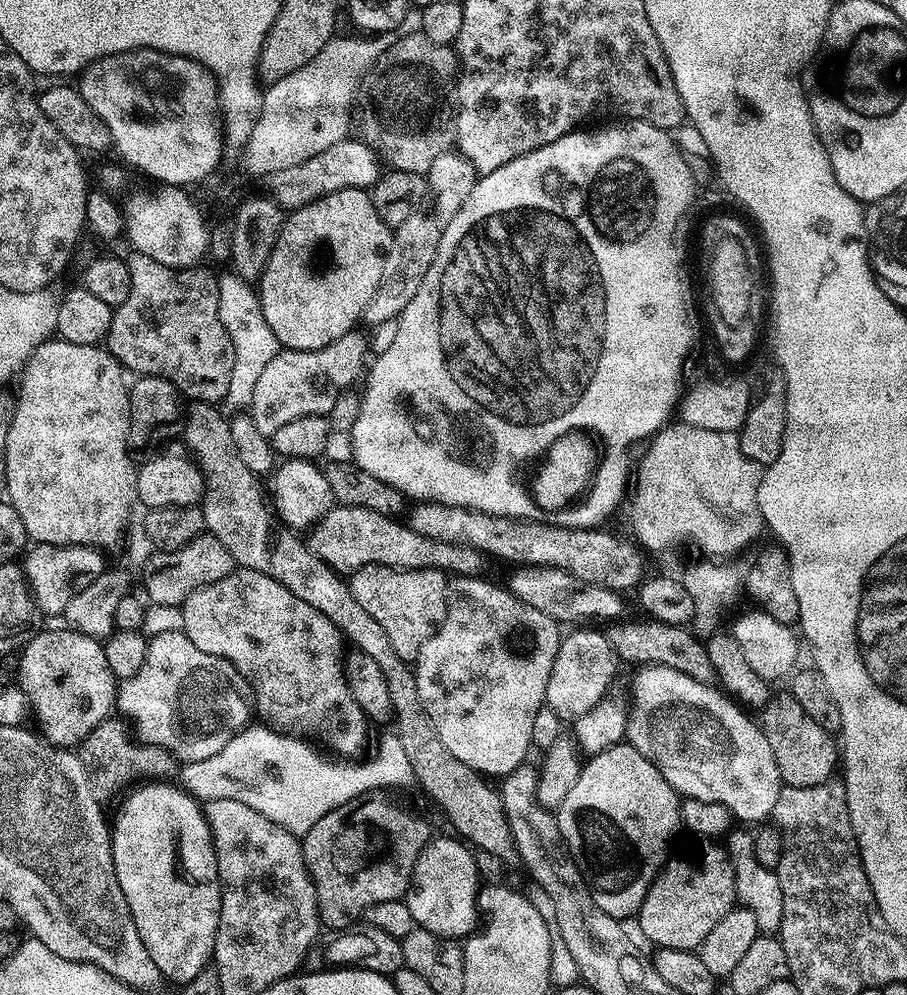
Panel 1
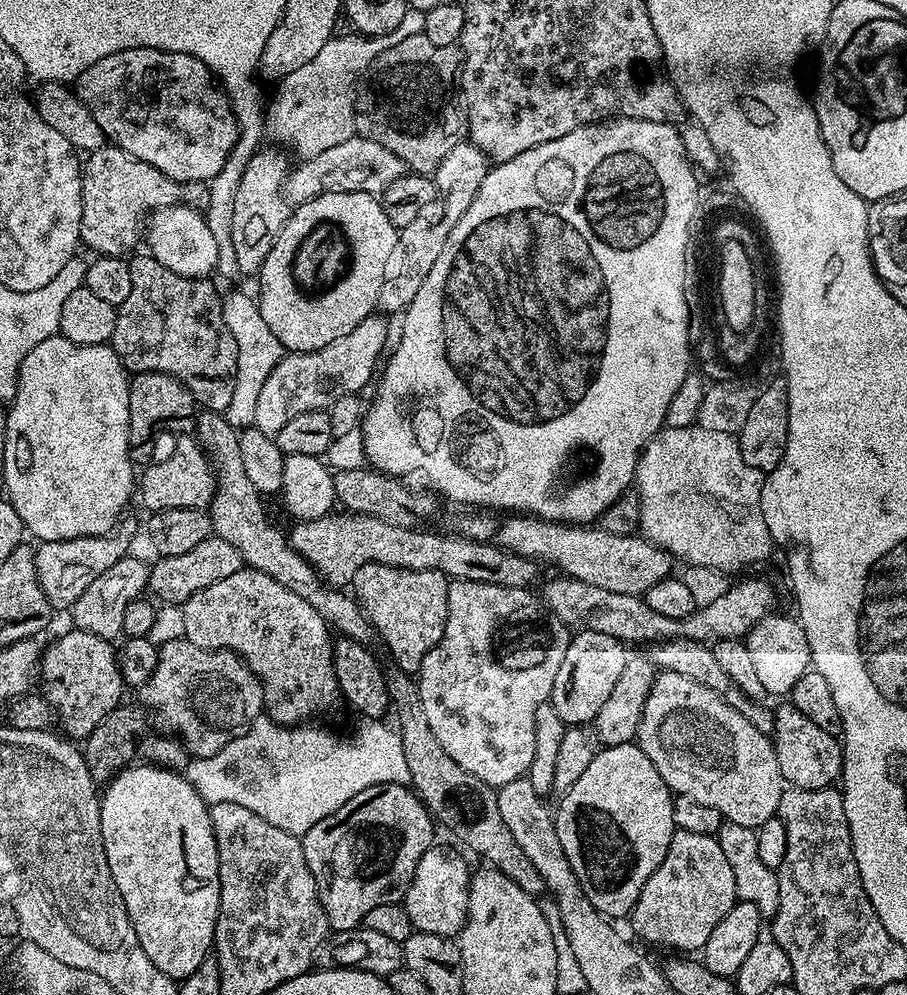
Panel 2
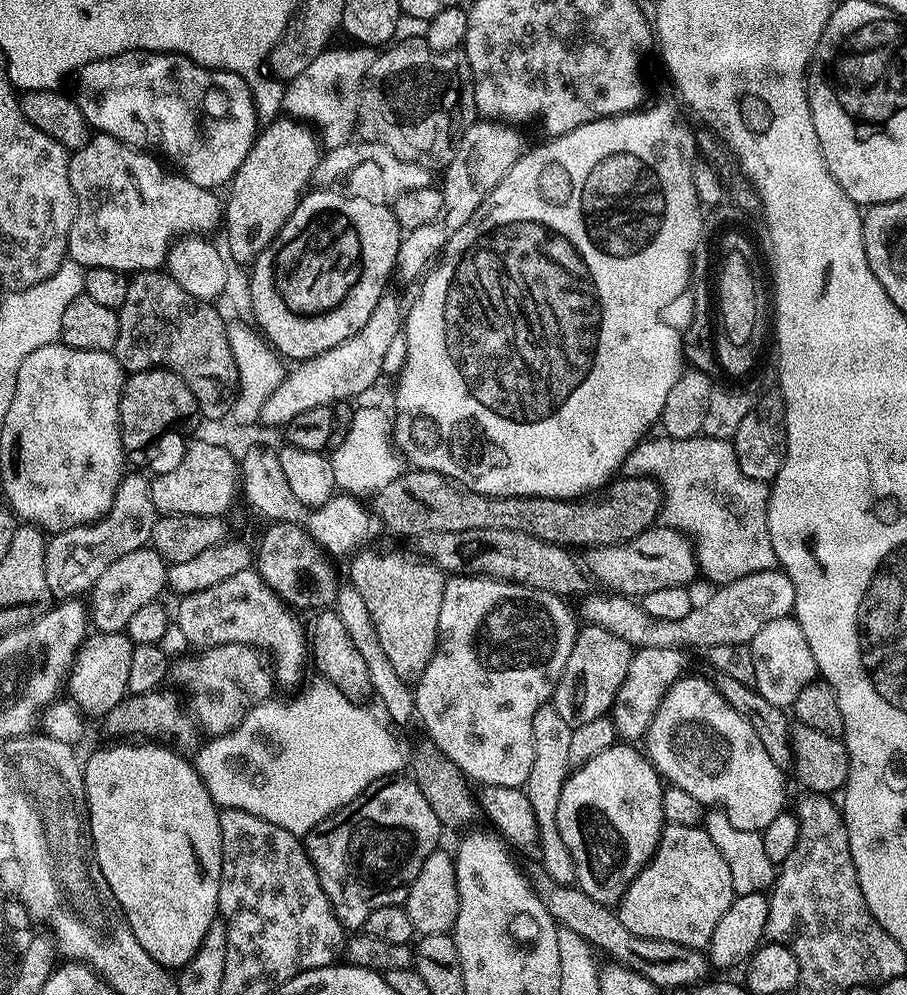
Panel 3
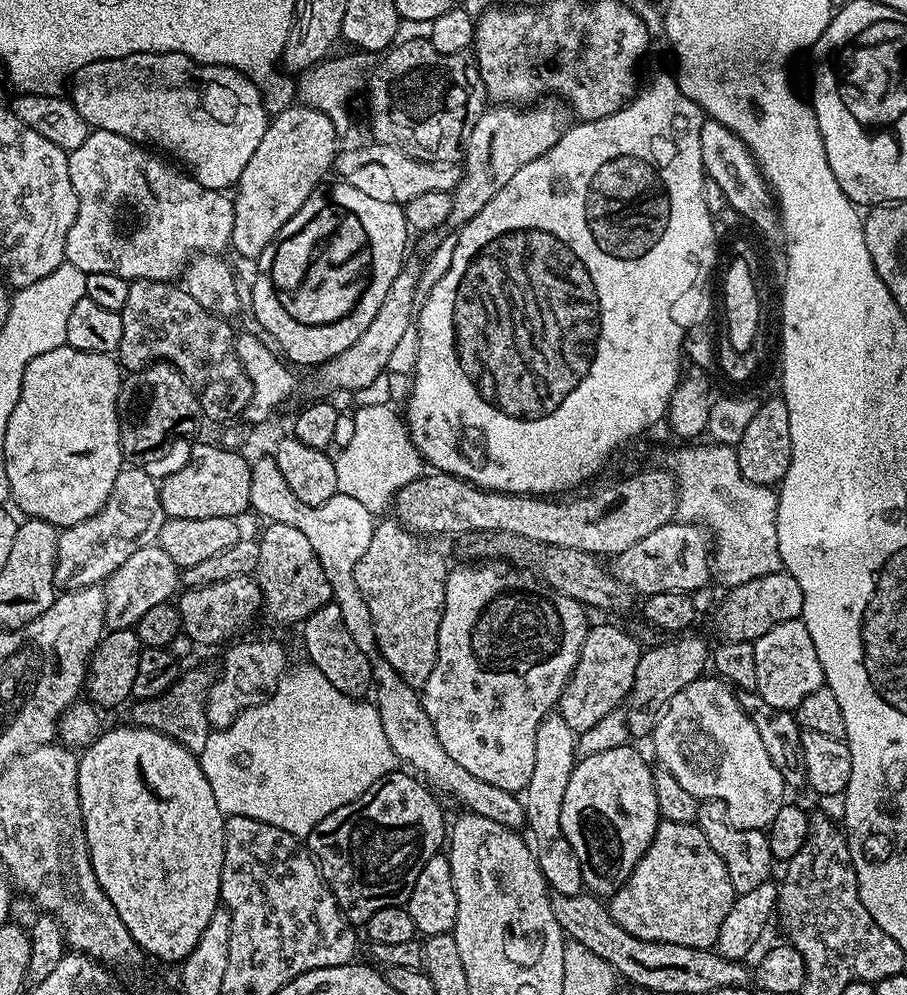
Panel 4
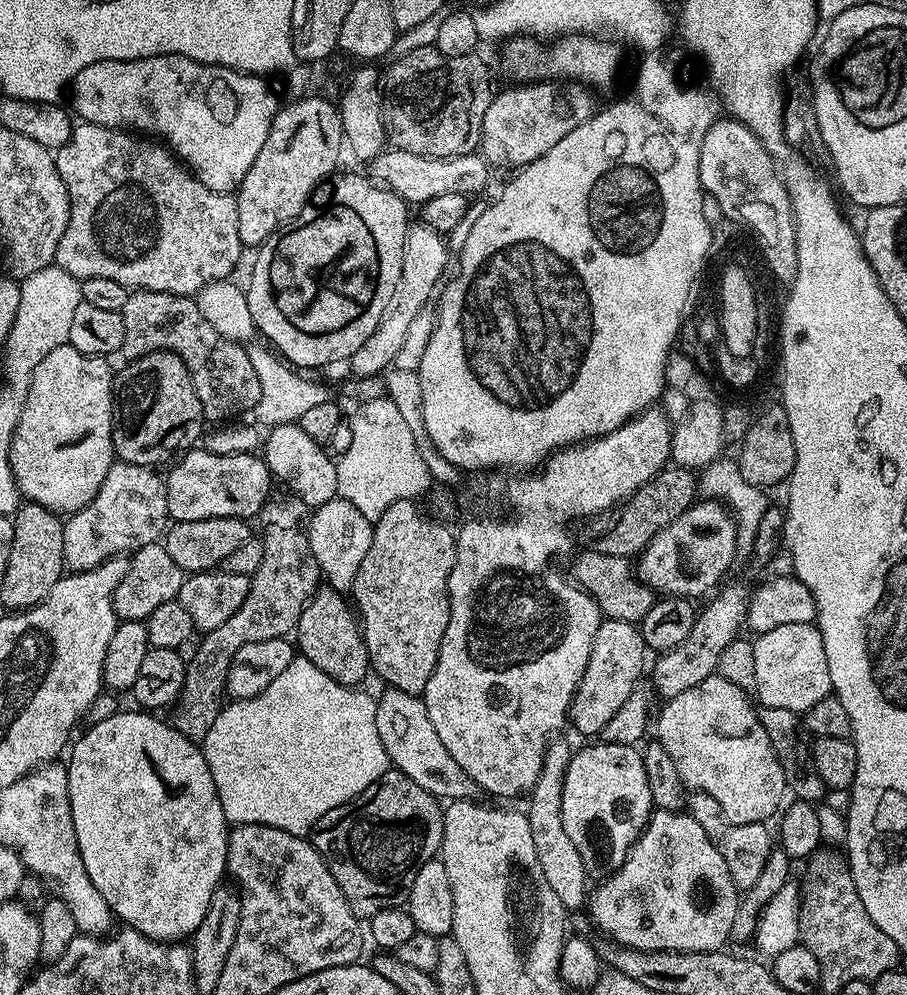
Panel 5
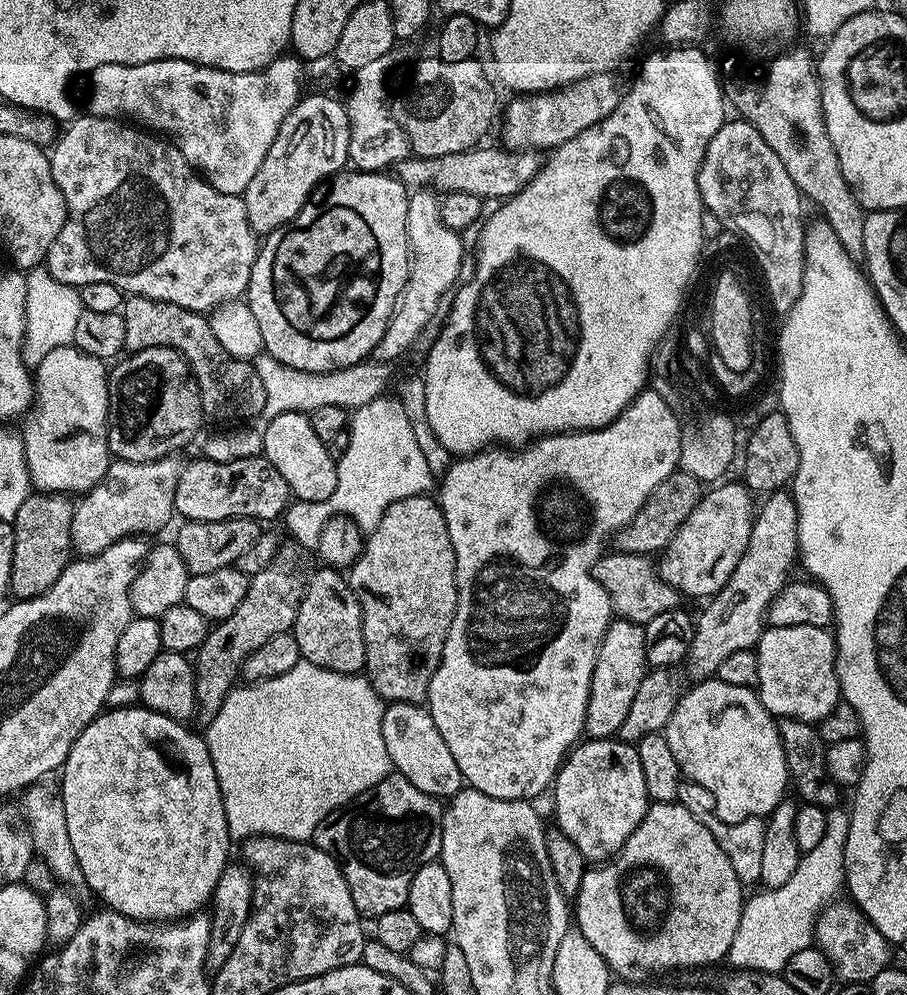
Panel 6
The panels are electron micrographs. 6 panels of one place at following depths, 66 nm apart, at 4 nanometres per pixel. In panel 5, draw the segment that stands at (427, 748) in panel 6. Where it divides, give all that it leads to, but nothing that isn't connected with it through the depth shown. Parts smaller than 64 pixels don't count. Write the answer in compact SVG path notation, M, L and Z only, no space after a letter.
M385 687L383 691L376 700L376 725L378 738L382 738L382 746L386 746L391 767L406 774L410 782L418 782L422 790L441 802L479 797L482 789L469 778L466 770L462 770L462 766L458 766L458 762L454 762L454 758L450 758L450 750L442 746L442 738L438 738L438 733L434 731L423 699L397 688Z

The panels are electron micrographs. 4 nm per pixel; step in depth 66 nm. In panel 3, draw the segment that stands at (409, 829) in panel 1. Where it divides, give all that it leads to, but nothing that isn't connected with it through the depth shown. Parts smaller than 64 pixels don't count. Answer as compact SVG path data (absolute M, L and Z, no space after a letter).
M408 774L385 776L374 781L362 790L362 794L358 794L358 798L354 798L354 802L342 806L333 816L308 832L308 857L318 874L318 882L322 882L322 890L326 890L333 914L345 929L363 929L366 918L370 918L374 910L382 910L382 906L403 905L407 901L410 886L414 878L418 878L418 870L422 870L422 862L426 862L426 858L441 847L440 832L442 825L438 814L430 810L426 794L422 794L415 779Z

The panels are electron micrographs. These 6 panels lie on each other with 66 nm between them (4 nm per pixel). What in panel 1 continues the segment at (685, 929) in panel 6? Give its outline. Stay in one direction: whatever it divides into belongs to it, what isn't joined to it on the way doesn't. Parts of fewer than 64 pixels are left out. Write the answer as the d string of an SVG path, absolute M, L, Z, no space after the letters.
M700 842L697 844L700 845L693 852L688 852L685 856L673 855L665 863L660 873L656 875L656 881L650 886L640 907L638 913L640 932L656 948L673 948L687 952L699 949L706 934L710 934L710 930L714 930L714 926L718 926L718 922L722 922L722 918L726 918L728 912L737 903L732 857L719 843Z

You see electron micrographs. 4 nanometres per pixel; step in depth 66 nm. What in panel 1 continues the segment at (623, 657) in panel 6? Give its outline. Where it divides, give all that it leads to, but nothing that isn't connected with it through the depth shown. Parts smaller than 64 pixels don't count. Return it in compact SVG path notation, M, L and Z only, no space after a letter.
M572 632L563 637L560 649L550 670L550 682L546 682L545 705L562 722L575 722L609 695L608 687L616 676L618 657L610 646L607 635L601 632Z

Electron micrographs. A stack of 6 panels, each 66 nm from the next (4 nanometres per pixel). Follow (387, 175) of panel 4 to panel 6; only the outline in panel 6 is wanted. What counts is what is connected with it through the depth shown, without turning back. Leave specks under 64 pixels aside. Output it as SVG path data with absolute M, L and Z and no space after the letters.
M477 146L458 154L445 156L429 156L427 158L415 154L398 164L398 179L409 189L424 190L433 180L440 184L443 193L465 192L483 198L485 201L503 201L505 198L518 194L532 181L534 174L538 174L542 163L542 156L537 149L521 148L509 150L503 146L484 148Z

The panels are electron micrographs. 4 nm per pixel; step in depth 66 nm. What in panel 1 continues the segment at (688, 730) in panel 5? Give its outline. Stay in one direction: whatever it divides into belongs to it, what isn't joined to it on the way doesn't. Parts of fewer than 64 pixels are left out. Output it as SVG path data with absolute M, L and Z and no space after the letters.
M649 664L637 672L640 673L632 680L632 708L630 704L626 712L627 743L646 757L681 797L718 802L730 809L737 821L767 821L774 810L774 802L778 802L782 781L778 762L774 762L770 742L766 742L766 734L759 723L753 717L751 720L748 717L751 715L719 687L694 682L690 674L682 674L665 664Z

